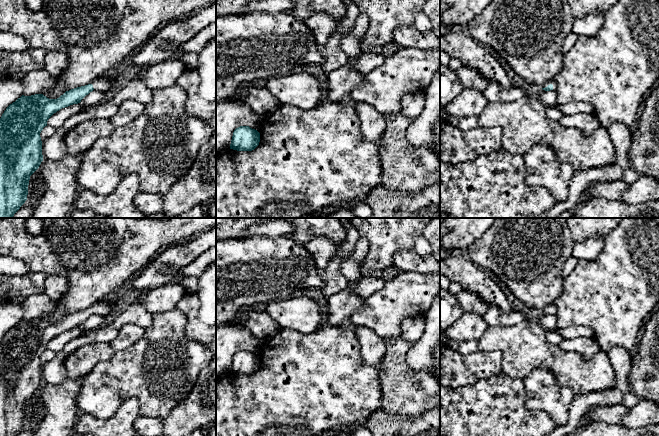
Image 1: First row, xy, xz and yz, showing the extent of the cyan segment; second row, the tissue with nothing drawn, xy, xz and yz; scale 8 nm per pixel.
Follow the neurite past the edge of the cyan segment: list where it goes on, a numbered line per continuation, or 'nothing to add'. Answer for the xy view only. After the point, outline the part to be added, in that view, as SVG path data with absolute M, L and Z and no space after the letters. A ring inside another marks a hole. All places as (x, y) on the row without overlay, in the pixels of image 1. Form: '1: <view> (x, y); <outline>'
1: xy (100, 308); M99 302L92 309L95 314L105 316L111 311L111 305L109 303Z

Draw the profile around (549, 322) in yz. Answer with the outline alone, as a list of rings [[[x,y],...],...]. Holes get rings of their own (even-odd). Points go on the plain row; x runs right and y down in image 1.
[[[541,312],[540,323],[546,329],[546,331],[557,329],[557,321],[554,314],[545,315]]]

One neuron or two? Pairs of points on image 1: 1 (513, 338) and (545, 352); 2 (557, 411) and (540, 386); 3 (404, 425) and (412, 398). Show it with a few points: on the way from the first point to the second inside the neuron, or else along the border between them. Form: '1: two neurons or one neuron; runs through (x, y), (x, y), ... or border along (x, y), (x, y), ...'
1: one neuron; runs through (521, 345), (526, 349), (537, 352)
2: one neuron; runs through (556, 405), (545, 392)
3: two neurons; border along (384, 410), (403, 417), (419, 417), (428, 411)

